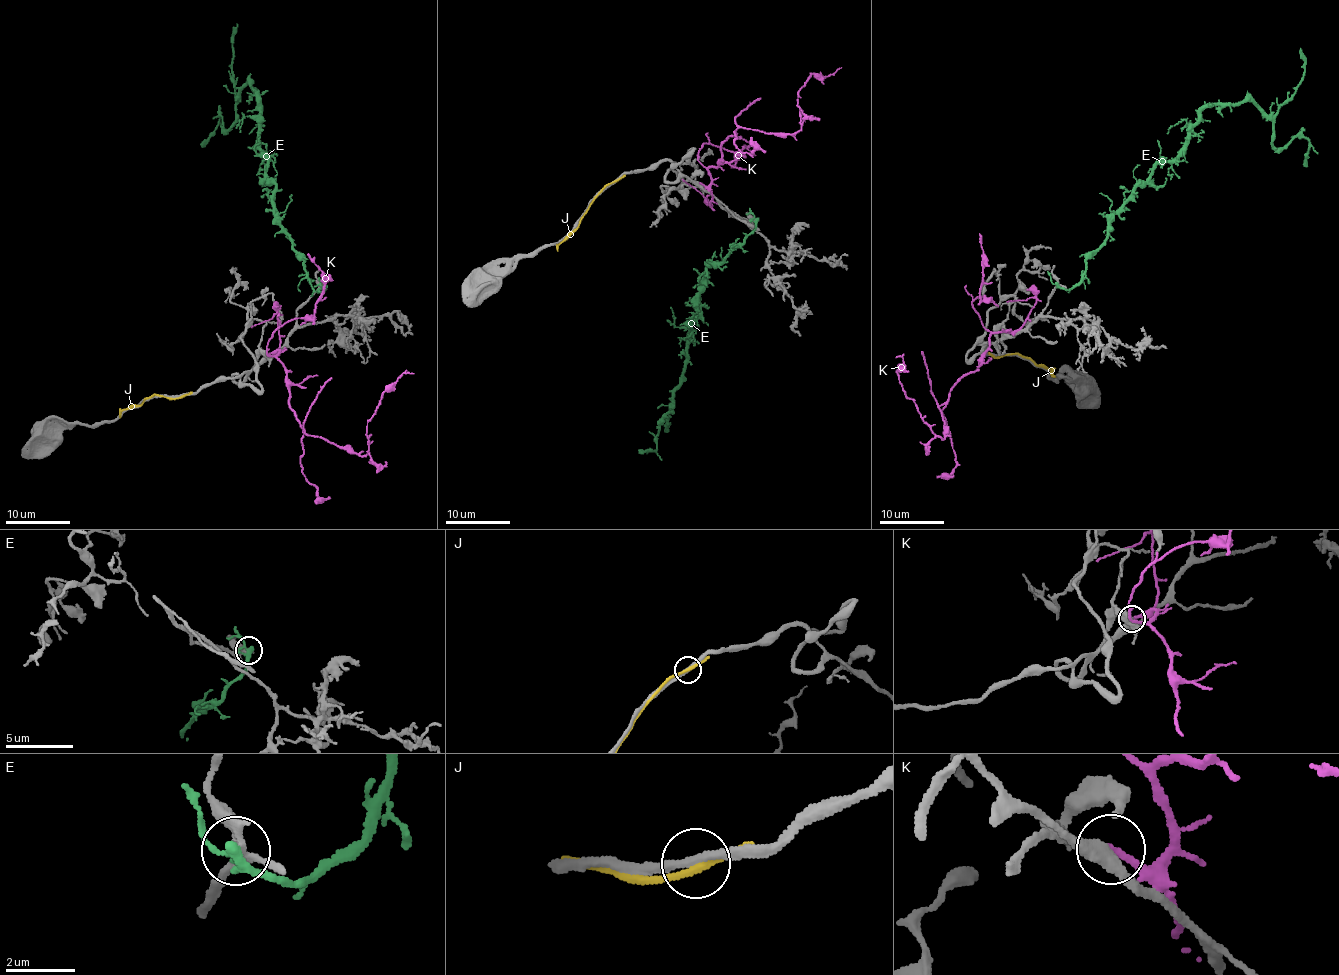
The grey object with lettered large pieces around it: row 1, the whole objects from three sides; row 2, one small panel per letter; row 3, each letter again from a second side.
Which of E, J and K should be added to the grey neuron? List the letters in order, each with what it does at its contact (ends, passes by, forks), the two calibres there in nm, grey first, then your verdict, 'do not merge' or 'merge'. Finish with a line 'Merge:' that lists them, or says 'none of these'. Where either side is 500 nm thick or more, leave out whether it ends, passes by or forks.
E: it forks | 240/220 nm | do not merge
J: it passes by | 240/200 nm | do not merge
K: it ends | 400/200 nm | do not merge
Merge: none of these

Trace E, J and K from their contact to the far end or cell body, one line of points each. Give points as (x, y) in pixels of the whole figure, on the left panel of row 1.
E: (325, 287), (311, 285), (274, 212), (249, 83), (236, 122), (226, 129), (218, 115), (201, 146)
J: (181, 395), (174, 398), (152, 395), (139, 405), (126, 408), (120, 417)
K: (267, 355), (278, 351), (288, 406), (307, 435), (363, 456), (366, 426), (379, 399), (402, 375), (413, 373)

